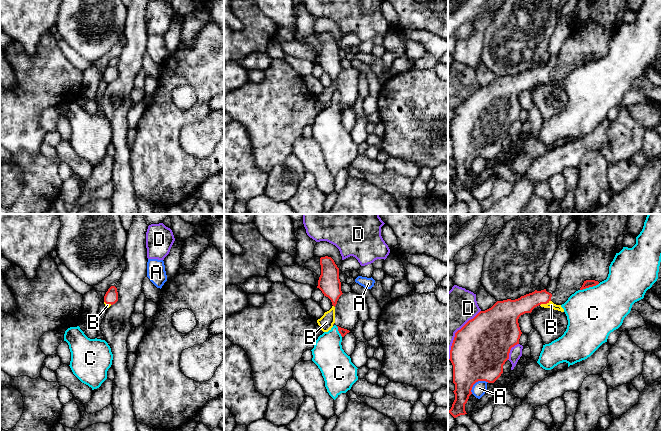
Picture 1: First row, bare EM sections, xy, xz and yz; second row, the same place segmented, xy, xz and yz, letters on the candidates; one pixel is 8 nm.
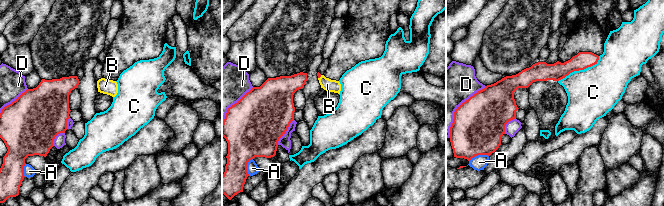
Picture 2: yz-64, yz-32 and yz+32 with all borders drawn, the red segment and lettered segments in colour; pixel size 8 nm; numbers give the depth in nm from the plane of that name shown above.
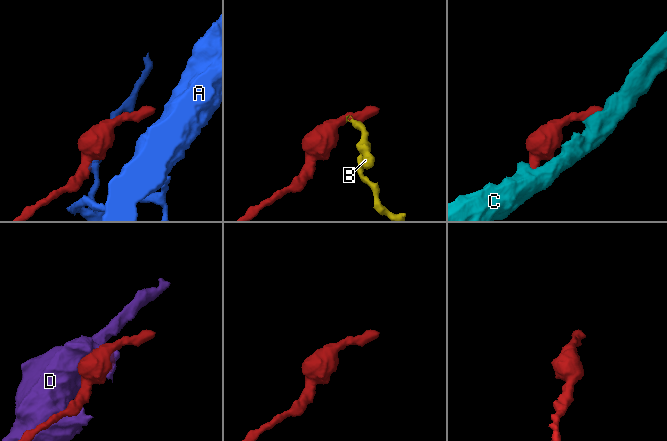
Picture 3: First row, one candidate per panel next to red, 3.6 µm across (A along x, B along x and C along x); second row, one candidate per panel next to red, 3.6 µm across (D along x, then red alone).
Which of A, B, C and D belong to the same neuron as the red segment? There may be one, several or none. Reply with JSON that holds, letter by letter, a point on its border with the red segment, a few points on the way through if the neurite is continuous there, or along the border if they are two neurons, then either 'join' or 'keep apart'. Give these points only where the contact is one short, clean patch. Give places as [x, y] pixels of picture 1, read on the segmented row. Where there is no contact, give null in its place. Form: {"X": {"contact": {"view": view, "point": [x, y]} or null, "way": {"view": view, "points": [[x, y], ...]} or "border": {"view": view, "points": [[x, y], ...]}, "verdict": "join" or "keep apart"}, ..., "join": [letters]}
{"A": {"contact": {"view": "yz", "point": [476, 381]}, "verdict": "keep apart"}, "B": {"contact": {"view": "yz", "point": [545, 303]}, "way": {"view": "yz", "points": [[515, 308], [528, 302], [545, 303], [551, 305]]}, "verdict": "join"}, "C": {"contact": {"view": "yz", "point": [589, 286]}, "verdict": "keep apart"}, "D": {"contact": {"view": "yz", "point": [510, 349]}, "verdict": "keep apart"}, "join": ["B"]}

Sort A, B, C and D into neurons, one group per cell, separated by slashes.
A / B / C / D

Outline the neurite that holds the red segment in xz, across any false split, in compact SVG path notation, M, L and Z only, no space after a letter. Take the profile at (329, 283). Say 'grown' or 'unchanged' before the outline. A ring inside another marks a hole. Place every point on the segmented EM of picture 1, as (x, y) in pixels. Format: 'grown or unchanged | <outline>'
unchanged | M331 257L320 258L321 275L318 280L318 286L324 296L328 297L335 307L339 297L343 294L341 291L341 282L339 279L339 268Z

